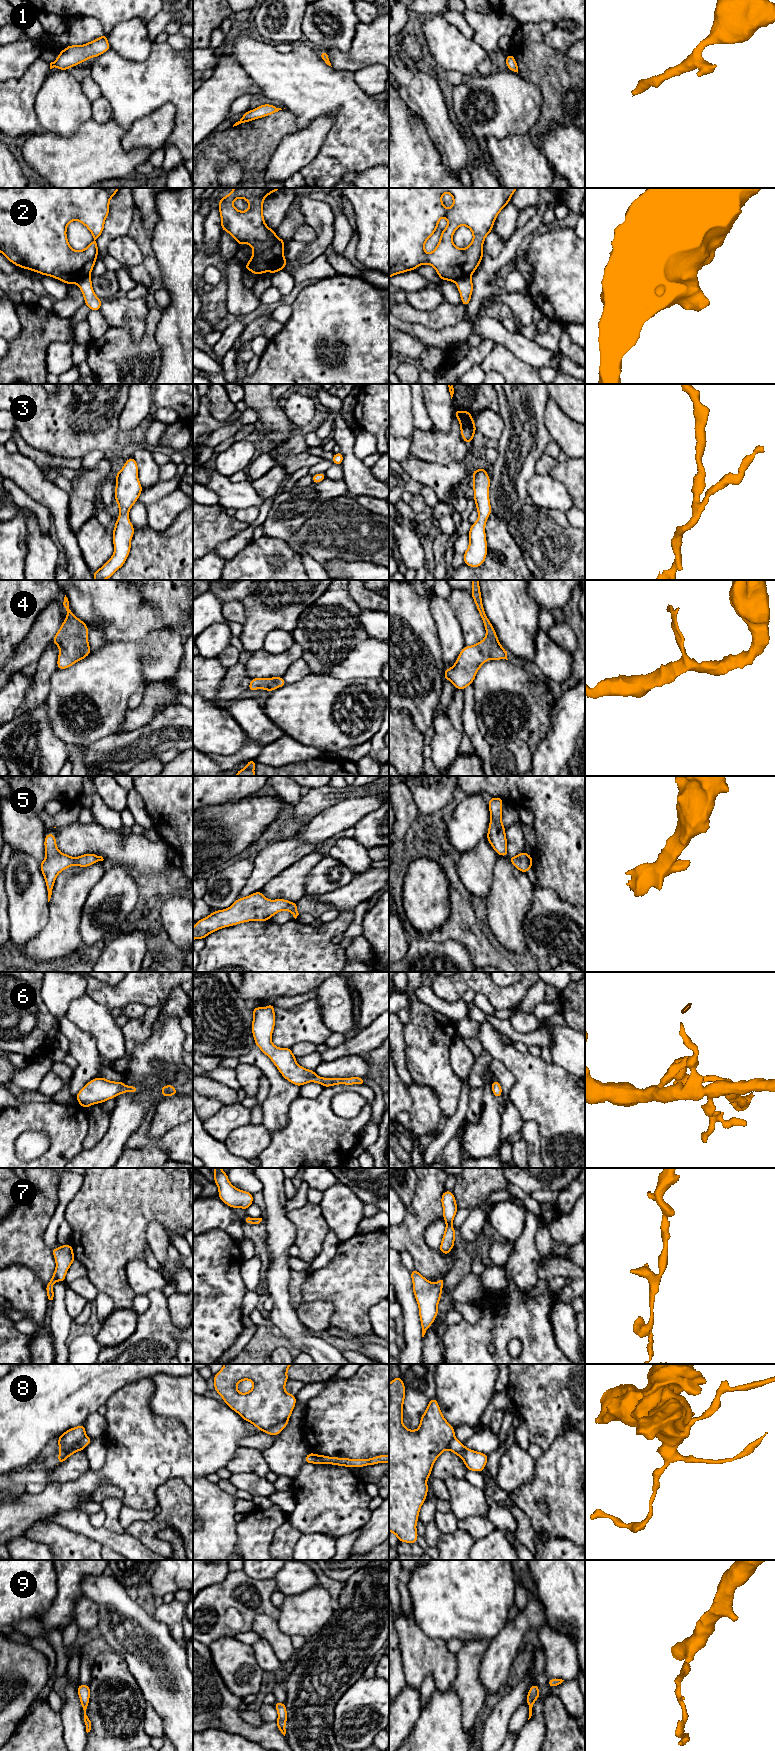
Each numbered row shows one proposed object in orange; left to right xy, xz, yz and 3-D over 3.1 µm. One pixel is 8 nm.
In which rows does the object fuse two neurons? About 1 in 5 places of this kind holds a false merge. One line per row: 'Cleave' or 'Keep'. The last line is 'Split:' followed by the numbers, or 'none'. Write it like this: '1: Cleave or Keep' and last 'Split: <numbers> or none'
1: Keep
2: Cleave
3: Keep
4: Keep
5: Keep
6: Keep
7: Keep
8: Cleave
9: Keep
Split: 2, 8

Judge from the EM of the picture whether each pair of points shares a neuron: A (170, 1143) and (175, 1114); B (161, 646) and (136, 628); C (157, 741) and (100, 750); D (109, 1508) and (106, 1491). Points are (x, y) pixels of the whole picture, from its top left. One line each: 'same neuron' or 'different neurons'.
A: different neurons
B: same neuron
C: same neuron
D: different neurons

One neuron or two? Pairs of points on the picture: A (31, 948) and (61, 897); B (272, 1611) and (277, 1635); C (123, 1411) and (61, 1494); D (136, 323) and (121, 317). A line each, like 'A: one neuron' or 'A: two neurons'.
A: one neuron
B: two neurons
C: one neuron
D: one neuron

